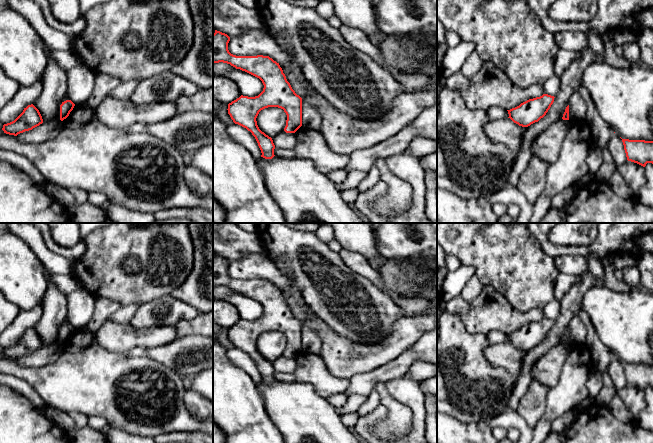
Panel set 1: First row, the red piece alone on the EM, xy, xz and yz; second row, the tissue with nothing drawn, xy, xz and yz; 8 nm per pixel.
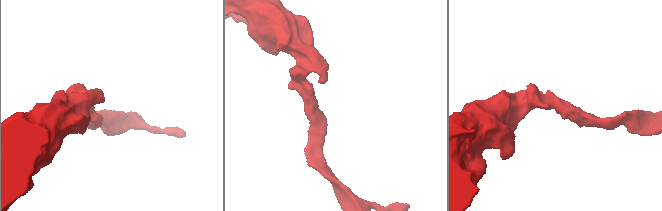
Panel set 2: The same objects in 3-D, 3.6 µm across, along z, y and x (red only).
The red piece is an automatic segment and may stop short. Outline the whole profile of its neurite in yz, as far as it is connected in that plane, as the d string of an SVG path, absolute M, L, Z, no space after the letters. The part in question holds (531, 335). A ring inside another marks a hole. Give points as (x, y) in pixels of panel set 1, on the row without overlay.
M543 318L540 321L529 323L515 332L507 334L508 342L519 350L528 351L546 339L554 322L554 320Z

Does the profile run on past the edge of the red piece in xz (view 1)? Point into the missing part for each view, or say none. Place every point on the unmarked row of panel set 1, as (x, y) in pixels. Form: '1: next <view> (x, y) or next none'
1: next none

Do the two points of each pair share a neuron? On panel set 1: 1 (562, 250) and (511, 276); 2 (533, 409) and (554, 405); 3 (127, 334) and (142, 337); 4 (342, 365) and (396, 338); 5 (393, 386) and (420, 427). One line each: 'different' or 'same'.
1: different
2: different
3: same
4: same
5: same

